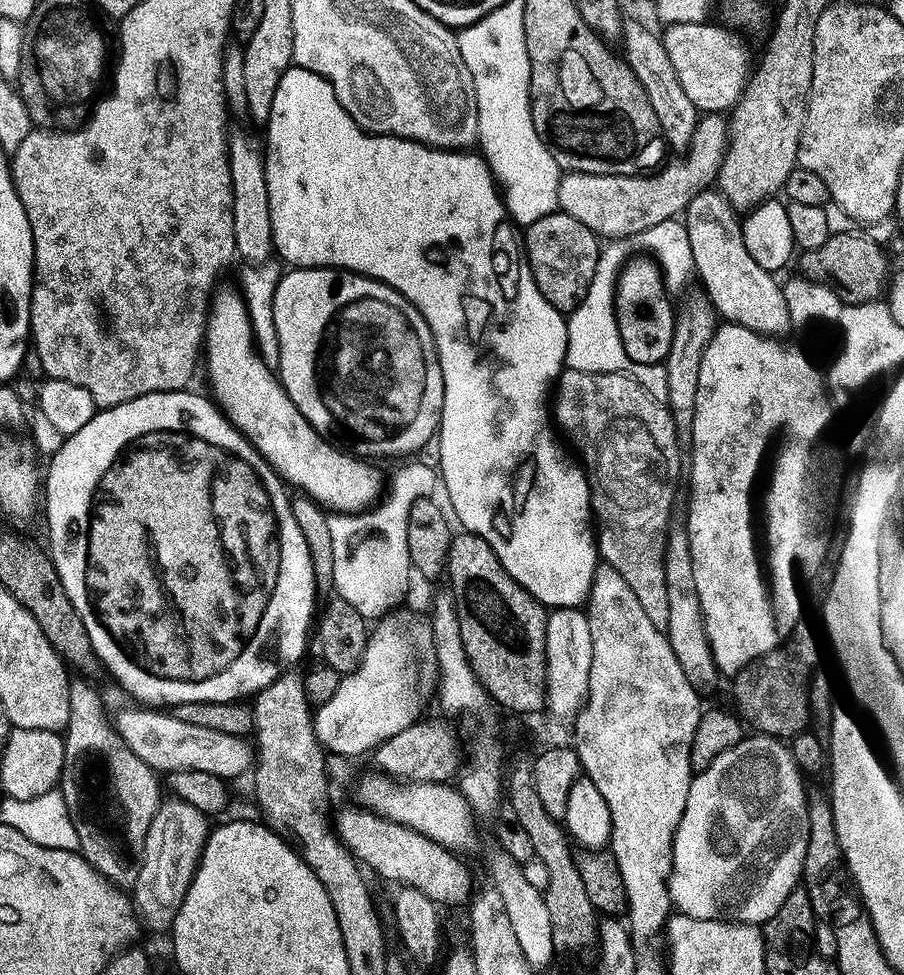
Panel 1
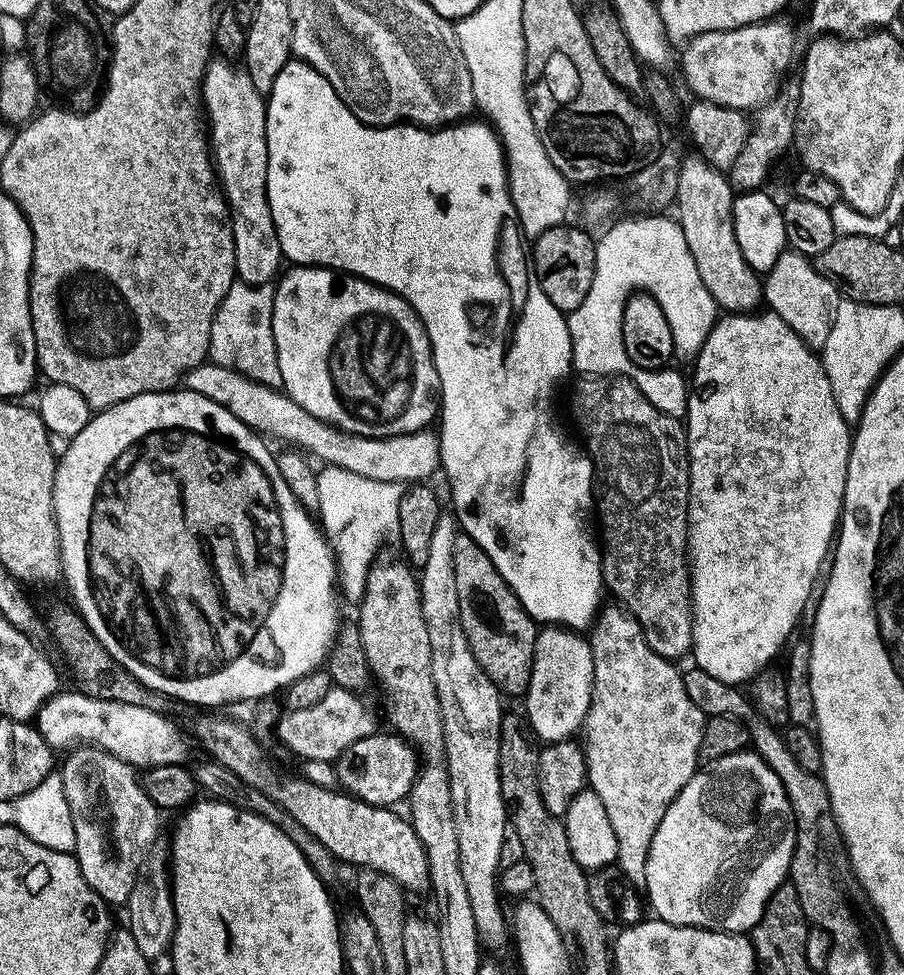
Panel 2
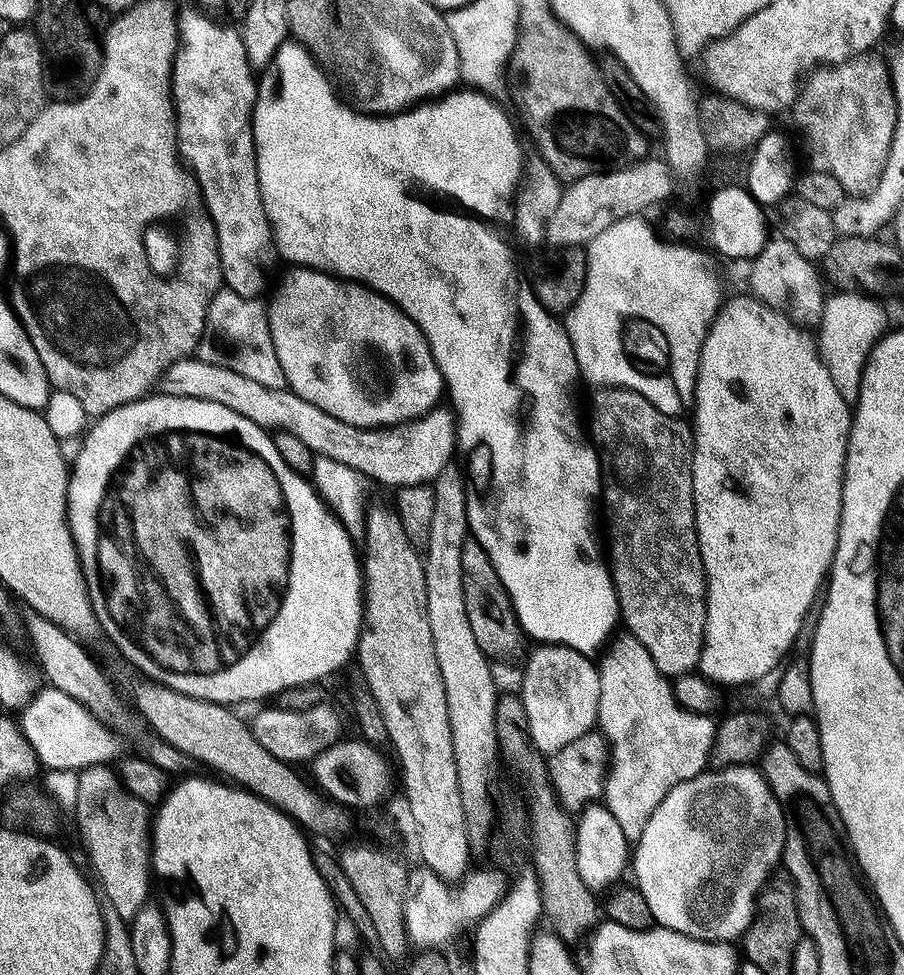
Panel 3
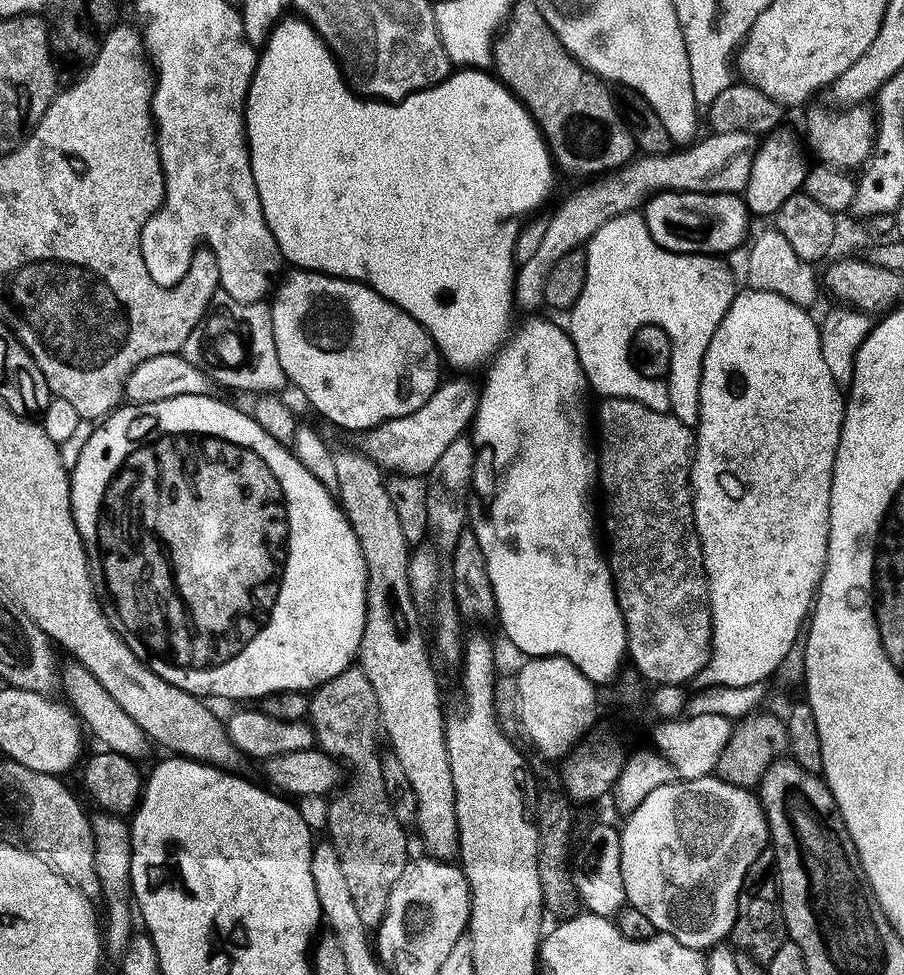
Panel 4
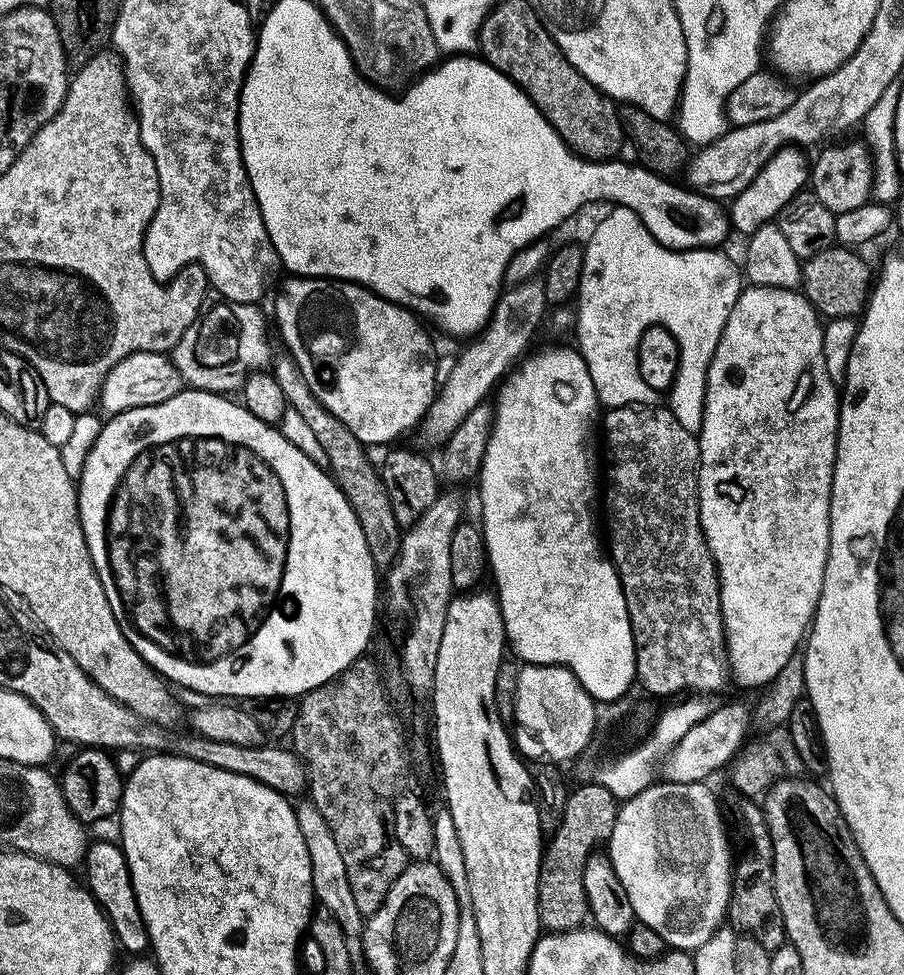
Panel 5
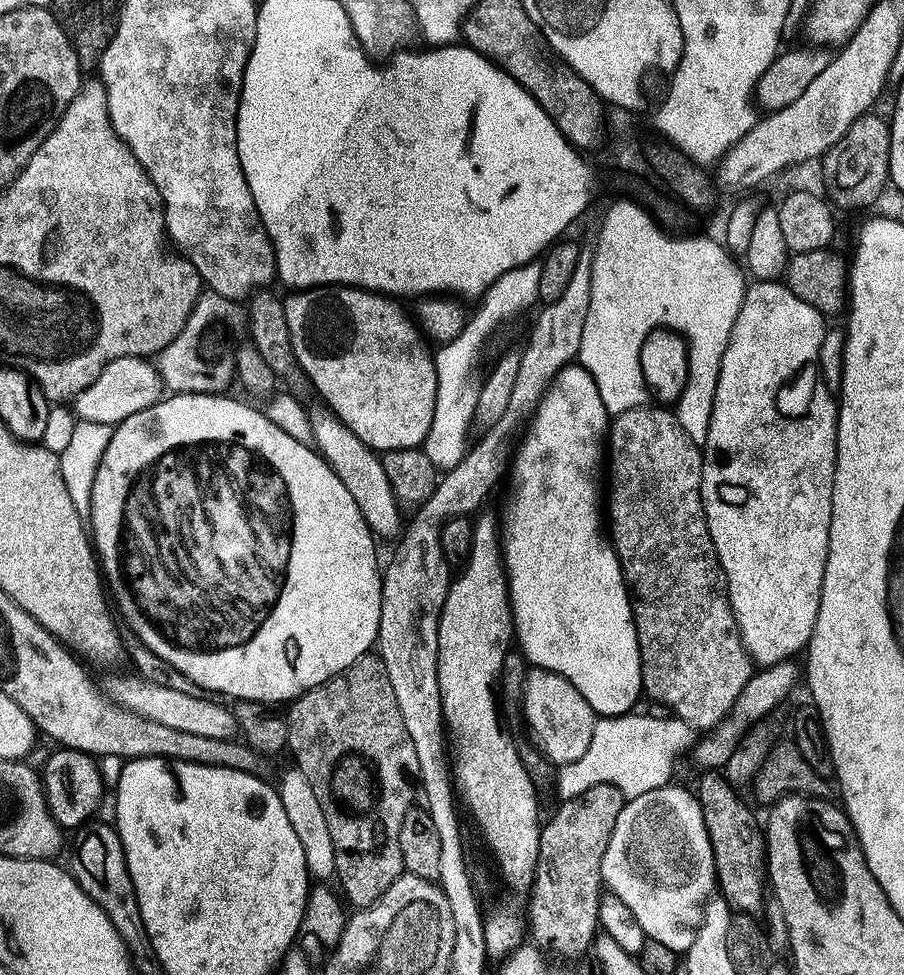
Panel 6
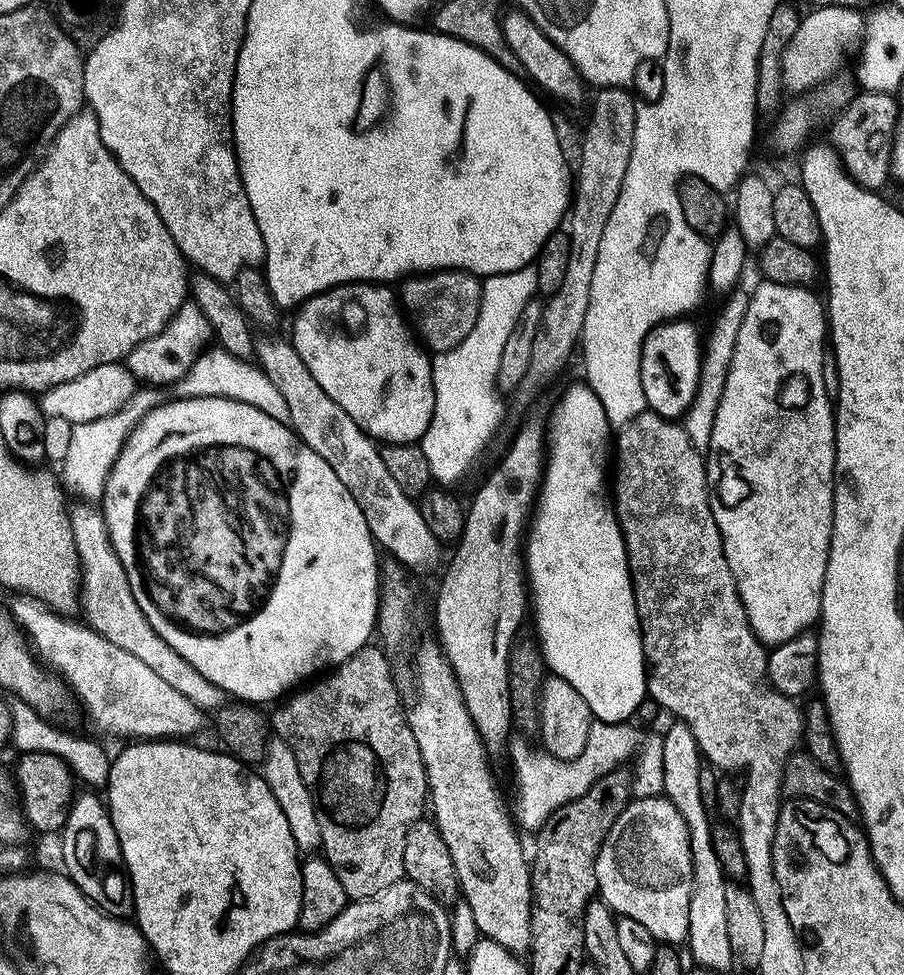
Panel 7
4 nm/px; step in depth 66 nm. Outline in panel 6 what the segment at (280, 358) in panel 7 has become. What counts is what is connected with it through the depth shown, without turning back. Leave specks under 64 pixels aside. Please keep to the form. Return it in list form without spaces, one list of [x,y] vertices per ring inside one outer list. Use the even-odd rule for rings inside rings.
[[[323,411],[311,413],[312,444],[324,461],[332,467],[334,474],[338,474],[346,490],[350,490],[350,498],[358,502],[358,510],[368,523],[373,537],[381,541],[395,541],[402,532],[402,509],[394,498],[394,490],[390,490],[390,478],[386,478],[383,459],[370,446],[363,444],[331,411]]]

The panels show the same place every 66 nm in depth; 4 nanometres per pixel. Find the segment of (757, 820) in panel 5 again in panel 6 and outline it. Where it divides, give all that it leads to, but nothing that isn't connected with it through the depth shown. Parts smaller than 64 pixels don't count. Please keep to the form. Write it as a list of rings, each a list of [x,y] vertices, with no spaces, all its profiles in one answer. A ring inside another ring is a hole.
[[[704,770],[699,773],[700,785],[694,788],[694,795],[700,809],[702,810],[702,818],[706,822],[706,830],[710,838],[710,846],[714,850],[714,864],[716,866],[716,882],[719,891],[728,906],[740,914],[756,914],[756,911],[763,909],[766,904],[764,900],[764,892],[766,896],[766,840],[762,835],[762,828],[756,825],[756,816],[748,809],[748,804],[740,795],[732,788],[720,770]]]

